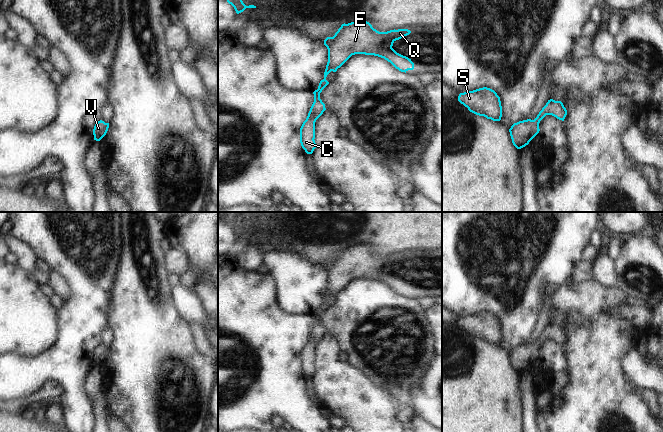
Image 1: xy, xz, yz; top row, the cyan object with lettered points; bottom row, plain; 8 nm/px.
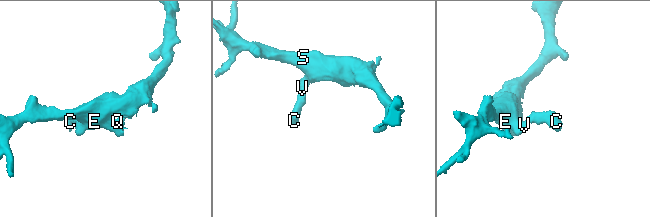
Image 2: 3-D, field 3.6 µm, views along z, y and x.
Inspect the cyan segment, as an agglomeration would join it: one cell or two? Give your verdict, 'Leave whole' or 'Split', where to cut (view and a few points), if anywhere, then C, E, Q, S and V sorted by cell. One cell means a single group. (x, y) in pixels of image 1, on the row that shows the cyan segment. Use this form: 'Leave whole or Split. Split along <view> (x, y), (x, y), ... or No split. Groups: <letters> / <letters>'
Leave whole. No split. Groups: C E Q S V.

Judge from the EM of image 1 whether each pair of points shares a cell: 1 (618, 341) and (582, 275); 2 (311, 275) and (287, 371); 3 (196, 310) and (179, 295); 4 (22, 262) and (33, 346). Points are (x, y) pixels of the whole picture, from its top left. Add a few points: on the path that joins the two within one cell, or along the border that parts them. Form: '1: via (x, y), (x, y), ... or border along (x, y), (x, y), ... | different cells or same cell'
1: border along (592, 277), (576, 283) | different cells
2: border along (279, 307), (289, 313), (306, 313), (312, 316) | different cells
3: via (192, 308), (183, 299) | same cell
4: border along (16, 264), (29, 272) | different cells

